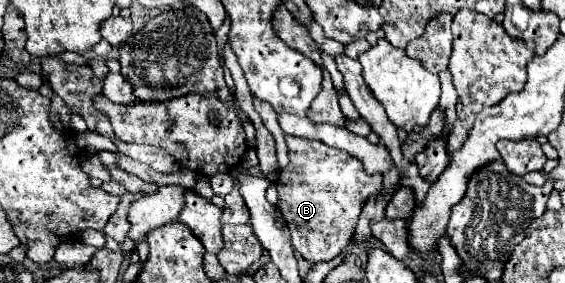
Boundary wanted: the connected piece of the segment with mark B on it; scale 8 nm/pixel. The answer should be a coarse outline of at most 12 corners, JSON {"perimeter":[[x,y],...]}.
{"perimeter":[[286,136],[276,182],[292,246],[328,262],[382,188],[360,160]]}

